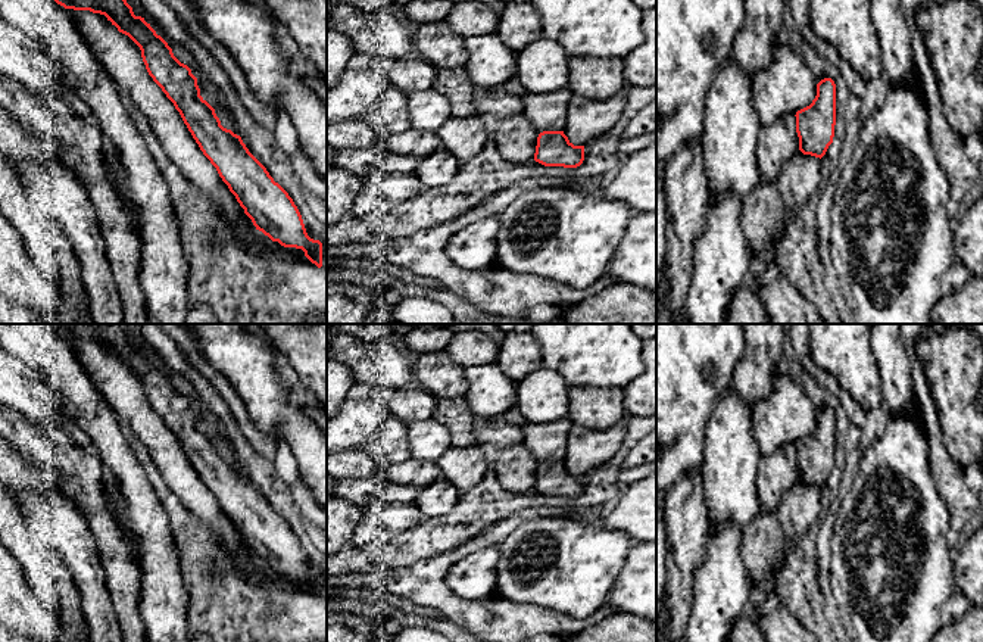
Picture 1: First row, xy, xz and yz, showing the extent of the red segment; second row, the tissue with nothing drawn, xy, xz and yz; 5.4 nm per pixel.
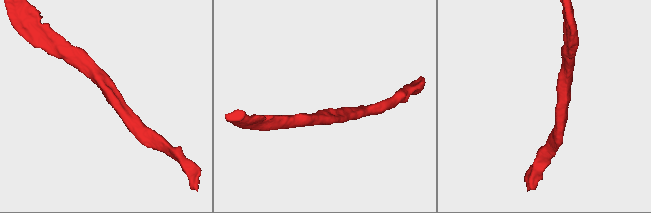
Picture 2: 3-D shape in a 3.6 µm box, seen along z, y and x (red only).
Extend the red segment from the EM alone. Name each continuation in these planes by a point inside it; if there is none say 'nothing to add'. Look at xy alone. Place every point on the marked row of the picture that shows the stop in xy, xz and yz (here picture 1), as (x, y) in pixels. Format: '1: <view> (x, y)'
nothing to add

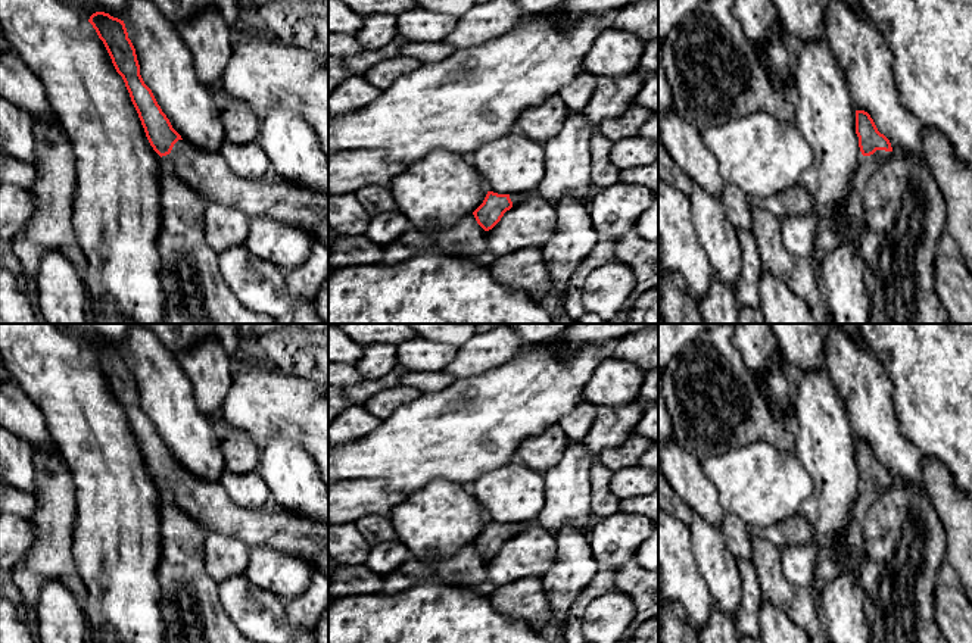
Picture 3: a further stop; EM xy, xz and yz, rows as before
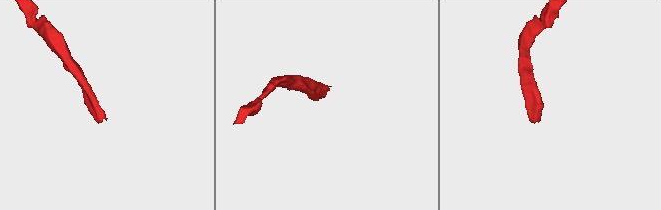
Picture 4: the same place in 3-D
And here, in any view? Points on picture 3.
1: yz (879, 155)

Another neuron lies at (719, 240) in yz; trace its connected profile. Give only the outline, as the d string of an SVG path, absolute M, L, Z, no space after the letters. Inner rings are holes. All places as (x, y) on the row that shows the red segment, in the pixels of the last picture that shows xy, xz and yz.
M694 184L689 199L692 228L713 277L736 293L742 263L738 231L728 221L720 197Z

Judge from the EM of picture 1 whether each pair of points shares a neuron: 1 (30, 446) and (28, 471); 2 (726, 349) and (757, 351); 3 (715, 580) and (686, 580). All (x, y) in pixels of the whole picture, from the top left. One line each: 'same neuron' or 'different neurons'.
1: different neurons
2: different neurons
3: different neurons

